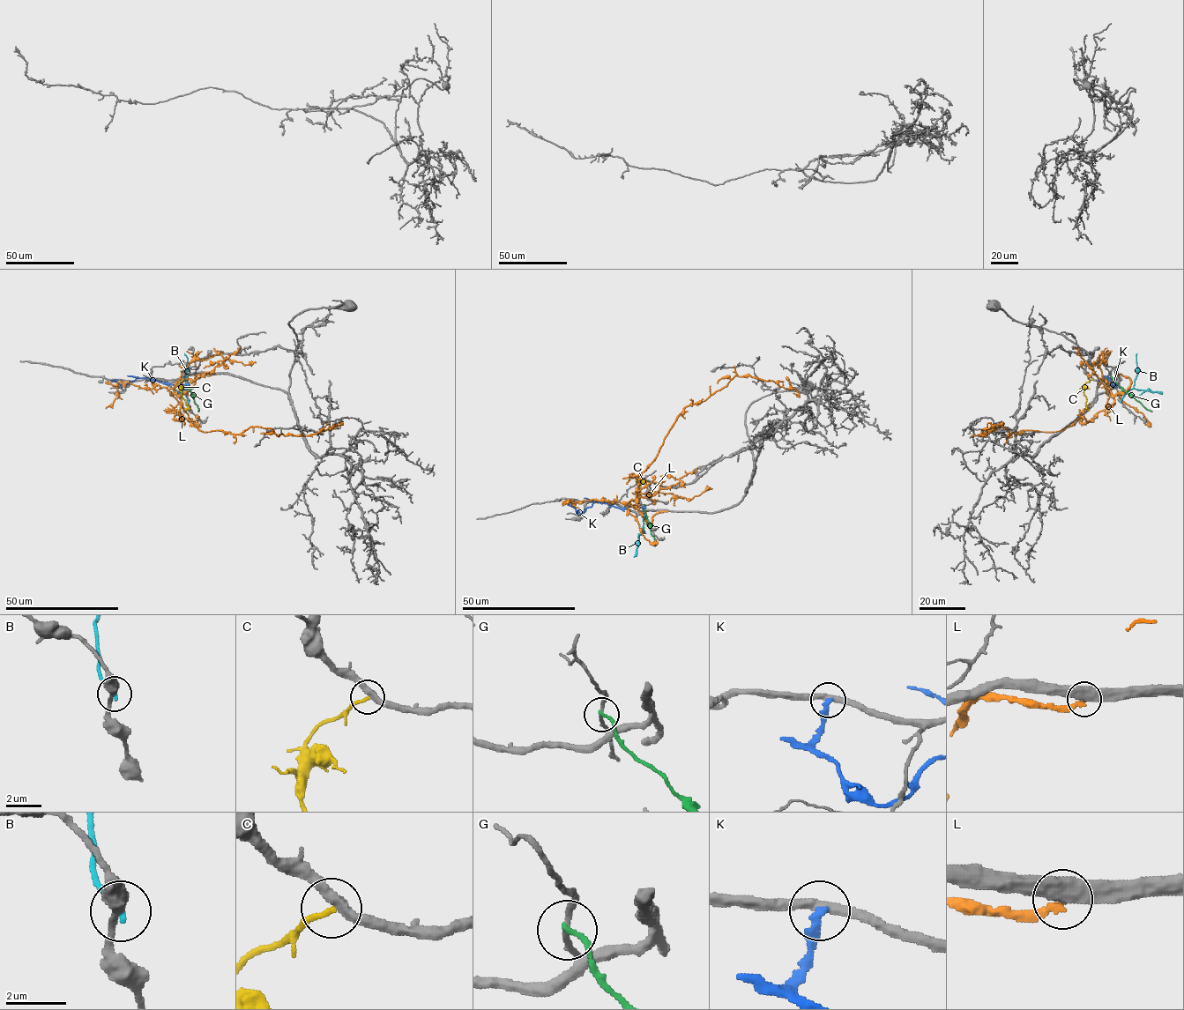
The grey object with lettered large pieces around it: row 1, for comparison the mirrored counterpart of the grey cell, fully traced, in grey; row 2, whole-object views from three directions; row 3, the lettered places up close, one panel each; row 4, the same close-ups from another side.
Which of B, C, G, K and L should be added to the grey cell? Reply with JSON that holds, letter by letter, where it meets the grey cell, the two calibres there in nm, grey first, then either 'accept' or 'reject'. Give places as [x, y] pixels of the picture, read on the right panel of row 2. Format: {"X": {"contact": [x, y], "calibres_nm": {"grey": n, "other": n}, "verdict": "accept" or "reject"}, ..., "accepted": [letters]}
{"B": {"contact": [1120, 401], "calibres_nm": {"grey": 380, "other": 190}, "verdict": "reject"}, "C": {"contact": [1091, 379], "calibres_nm": {"grey": 400, "other": 190}, "verdict": "accept"}, "G": {"contact": [1110, 376], "calibres_nm": {"grey": 170, "other": 200}, "verdict": "reject"}, "K": {"contact": [1105, 380], "calibres_nm": {"grey": 320, "other": 240}, "verdict": "reject"}, "L": {"contact": [1117, 374], "calibres_nm": {"grey": 440, "other": 200}, "verdict": "reject"}, "accepted": ["C"]}

